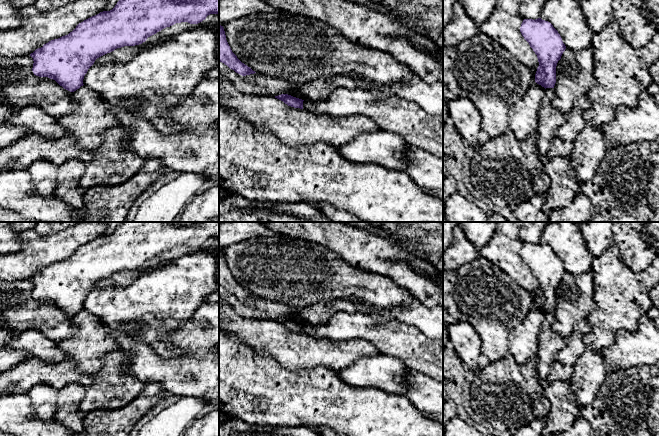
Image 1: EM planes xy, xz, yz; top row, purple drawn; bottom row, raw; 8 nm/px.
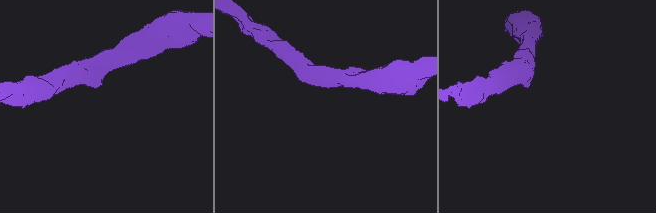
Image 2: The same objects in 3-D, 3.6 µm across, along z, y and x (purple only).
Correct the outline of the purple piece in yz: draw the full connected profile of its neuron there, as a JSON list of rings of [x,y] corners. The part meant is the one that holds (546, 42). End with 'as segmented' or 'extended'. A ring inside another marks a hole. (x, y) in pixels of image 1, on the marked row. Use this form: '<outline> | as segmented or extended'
[[[541,18],[524,19],[520,32],[538,58],[535,82],[545,89],[554,88],[556,66],[566,49],[560,34],[550,22]]] | as segmented

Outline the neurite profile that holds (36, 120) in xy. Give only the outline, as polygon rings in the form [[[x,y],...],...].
[[[26,106],[19,109],[9,122],[22,126],[30,133],[46,140],[57,140],[67,135],[65,130],[57,123],[57,117],[50,115],[38,106]]]

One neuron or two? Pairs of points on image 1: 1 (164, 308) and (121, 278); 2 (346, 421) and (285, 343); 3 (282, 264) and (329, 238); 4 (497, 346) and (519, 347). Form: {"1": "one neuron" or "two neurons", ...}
{"1": "two neurons", "2": "two neurons", "3": "two neurons", "4": "two neurons"}

